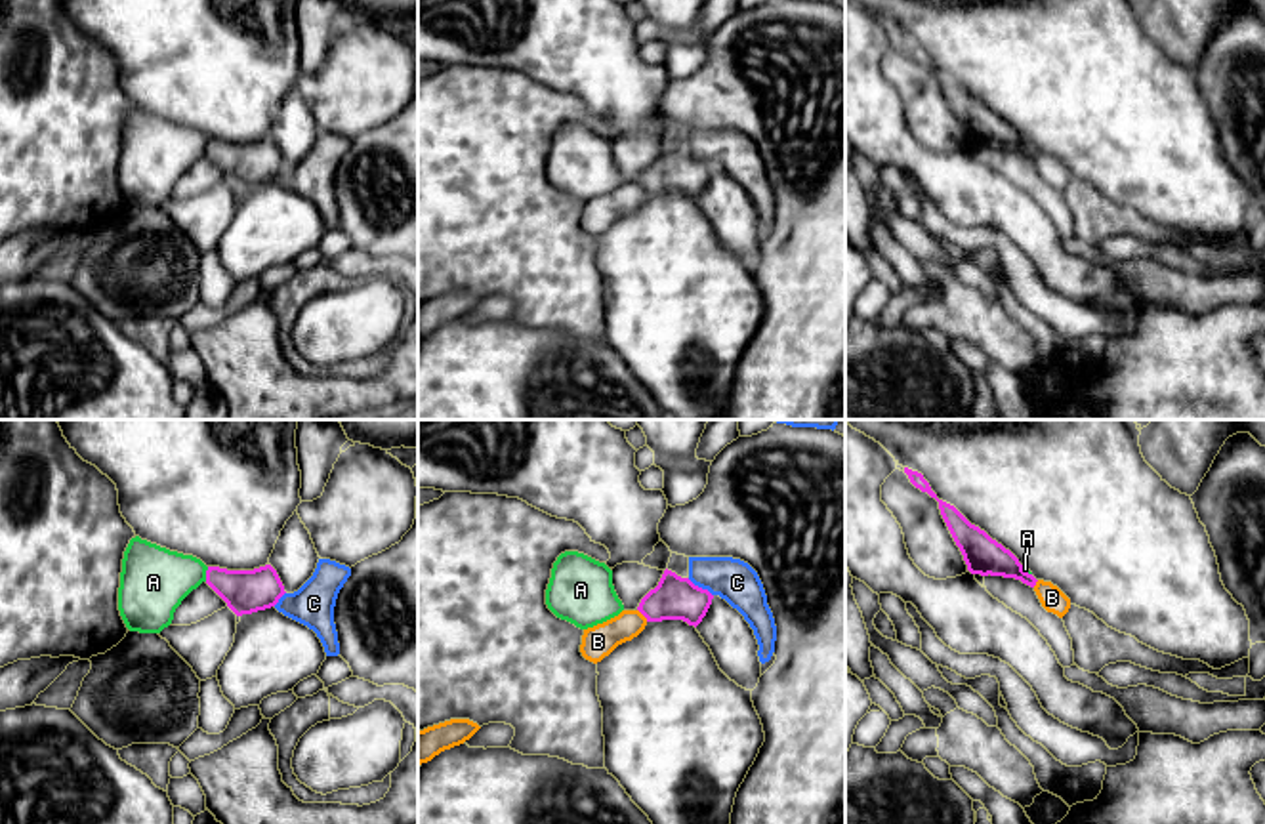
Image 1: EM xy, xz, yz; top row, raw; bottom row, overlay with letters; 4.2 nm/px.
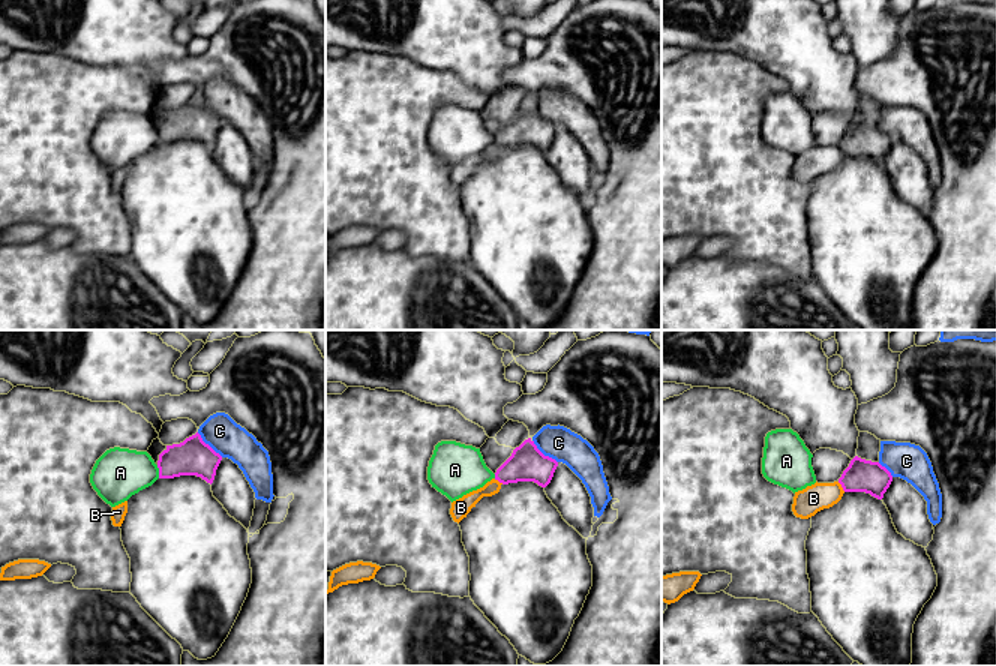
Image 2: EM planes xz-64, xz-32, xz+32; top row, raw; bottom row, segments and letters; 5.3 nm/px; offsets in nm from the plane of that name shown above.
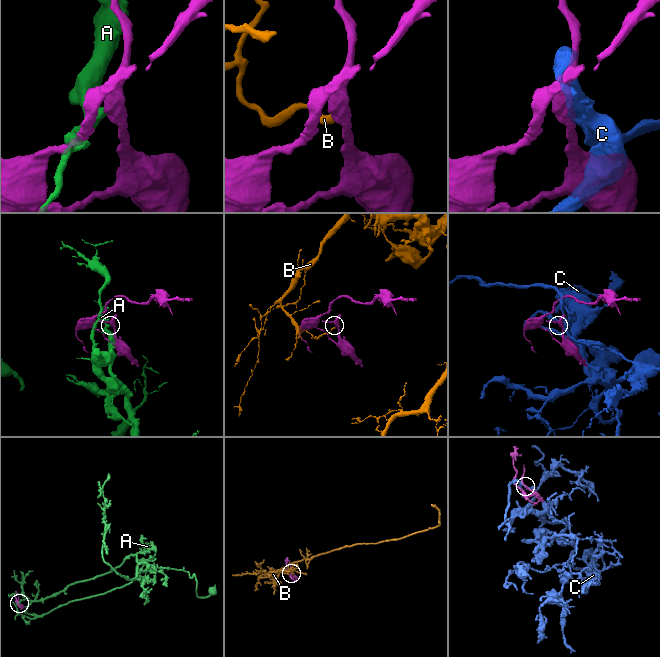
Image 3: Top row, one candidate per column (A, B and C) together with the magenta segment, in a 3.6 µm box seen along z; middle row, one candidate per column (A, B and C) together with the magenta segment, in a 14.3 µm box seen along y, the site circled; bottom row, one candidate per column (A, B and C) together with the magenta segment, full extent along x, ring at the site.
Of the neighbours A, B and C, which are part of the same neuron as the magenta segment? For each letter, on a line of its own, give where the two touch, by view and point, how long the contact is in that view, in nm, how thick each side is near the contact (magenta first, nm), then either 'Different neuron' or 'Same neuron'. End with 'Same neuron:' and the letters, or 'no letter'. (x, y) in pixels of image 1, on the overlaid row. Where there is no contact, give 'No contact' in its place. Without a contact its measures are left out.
A: Touches magenta at xy (207, 575). Shared border 70 nm. Thickness 190 nm (magenta) against 280 nm. Different neuron
B: Touches magenta at xz (642, 613). Shared border 70 nm. Thickness 180 nm (magenta) against 140 nm. Different neuron
C: Touches magenta at xz (701, 588). Shared border 130 nm. Thickness 180 nm (magenta) against 180 nm. Different neuron
Same neuron: no letter

